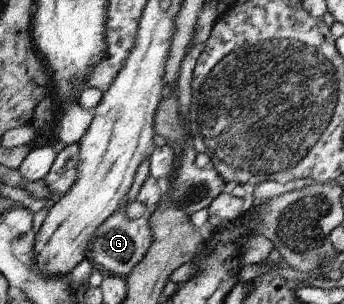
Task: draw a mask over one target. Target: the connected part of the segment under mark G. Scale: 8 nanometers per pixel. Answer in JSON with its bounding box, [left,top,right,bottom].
[88,188,153,277]

